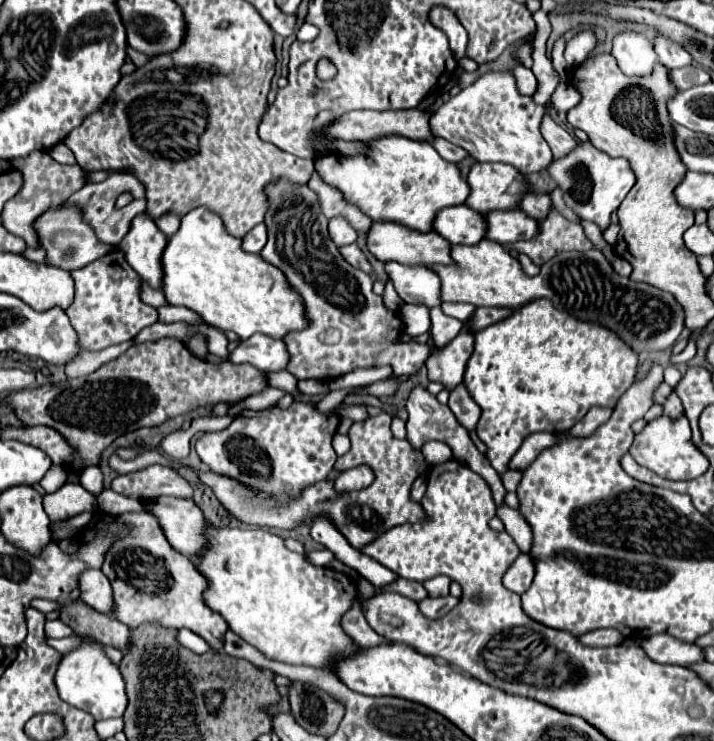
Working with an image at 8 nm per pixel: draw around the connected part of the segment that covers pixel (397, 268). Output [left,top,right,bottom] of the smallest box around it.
[384,261,440,307]

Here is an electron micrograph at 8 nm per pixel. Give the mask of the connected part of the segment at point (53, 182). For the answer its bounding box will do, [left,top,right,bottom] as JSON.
[2,151,86,247]

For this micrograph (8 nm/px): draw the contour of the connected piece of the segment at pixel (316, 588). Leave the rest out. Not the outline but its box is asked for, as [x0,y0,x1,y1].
[196,527,356,667]

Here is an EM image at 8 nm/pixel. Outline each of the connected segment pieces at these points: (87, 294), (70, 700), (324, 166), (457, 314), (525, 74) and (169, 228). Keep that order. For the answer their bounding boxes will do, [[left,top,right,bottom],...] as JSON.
[[66,249,158,351],[54,637,128,719],[316,135,470,231],[440,303,476,322],[512,65,538,95],[154,215,180,235]]

